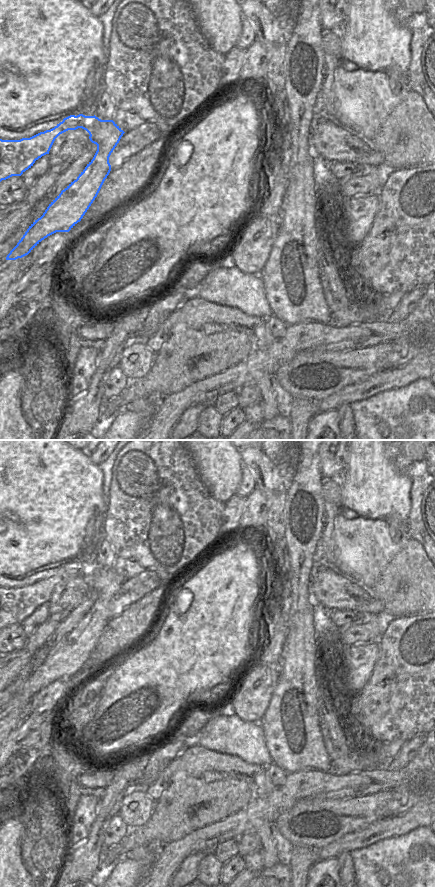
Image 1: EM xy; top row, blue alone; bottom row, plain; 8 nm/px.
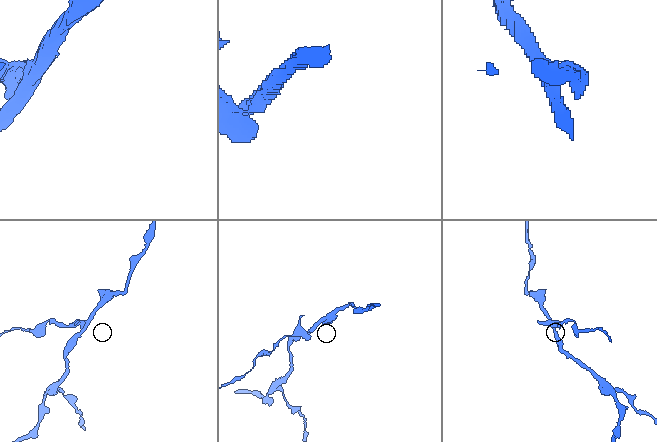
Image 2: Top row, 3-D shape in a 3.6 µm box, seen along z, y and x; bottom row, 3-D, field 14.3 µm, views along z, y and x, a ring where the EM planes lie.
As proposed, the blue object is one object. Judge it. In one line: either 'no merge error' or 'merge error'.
merge error

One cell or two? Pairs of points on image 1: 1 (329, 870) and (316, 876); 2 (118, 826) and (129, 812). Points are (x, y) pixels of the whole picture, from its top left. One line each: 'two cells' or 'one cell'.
1: one cell
2: two cells

